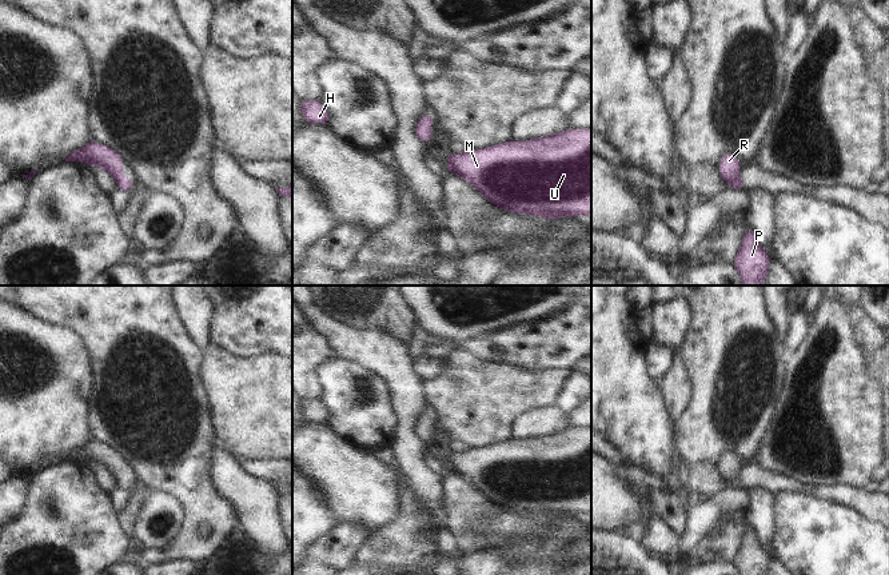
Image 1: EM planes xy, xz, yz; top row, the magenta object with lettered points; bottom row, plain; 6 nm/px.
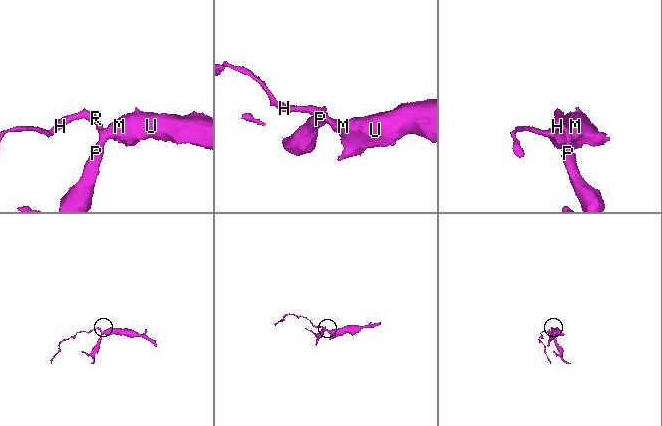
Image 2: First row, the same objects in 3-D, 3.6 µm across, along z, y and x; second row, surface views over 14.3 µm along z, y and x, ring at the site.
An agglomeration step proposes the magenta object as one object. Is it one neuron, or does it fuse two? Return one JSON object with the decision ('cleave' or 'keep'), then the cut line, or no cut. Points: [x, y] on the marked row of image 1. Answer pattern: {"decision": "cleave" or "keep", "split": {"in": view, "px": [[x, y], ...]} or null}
{"decision": "keep", "split": null}

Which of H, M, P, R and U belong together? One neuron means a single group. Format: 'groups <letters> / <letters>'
groups H M P R U

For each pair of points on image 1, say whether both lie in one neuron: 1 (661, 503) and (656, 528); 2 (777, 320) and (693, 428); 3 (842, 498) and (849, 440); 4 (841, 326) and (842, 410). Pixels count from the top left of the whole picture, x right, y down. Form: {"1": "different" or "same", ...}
{"1": "different", "2": "different", "3": "different", "4": "same"}

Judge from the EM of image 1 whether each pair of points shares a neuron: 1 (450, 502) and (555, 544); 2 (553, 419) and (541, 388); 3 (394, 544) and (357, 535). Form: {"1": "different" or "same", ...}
{"1": "same", "2": "different", "3": "different"}

